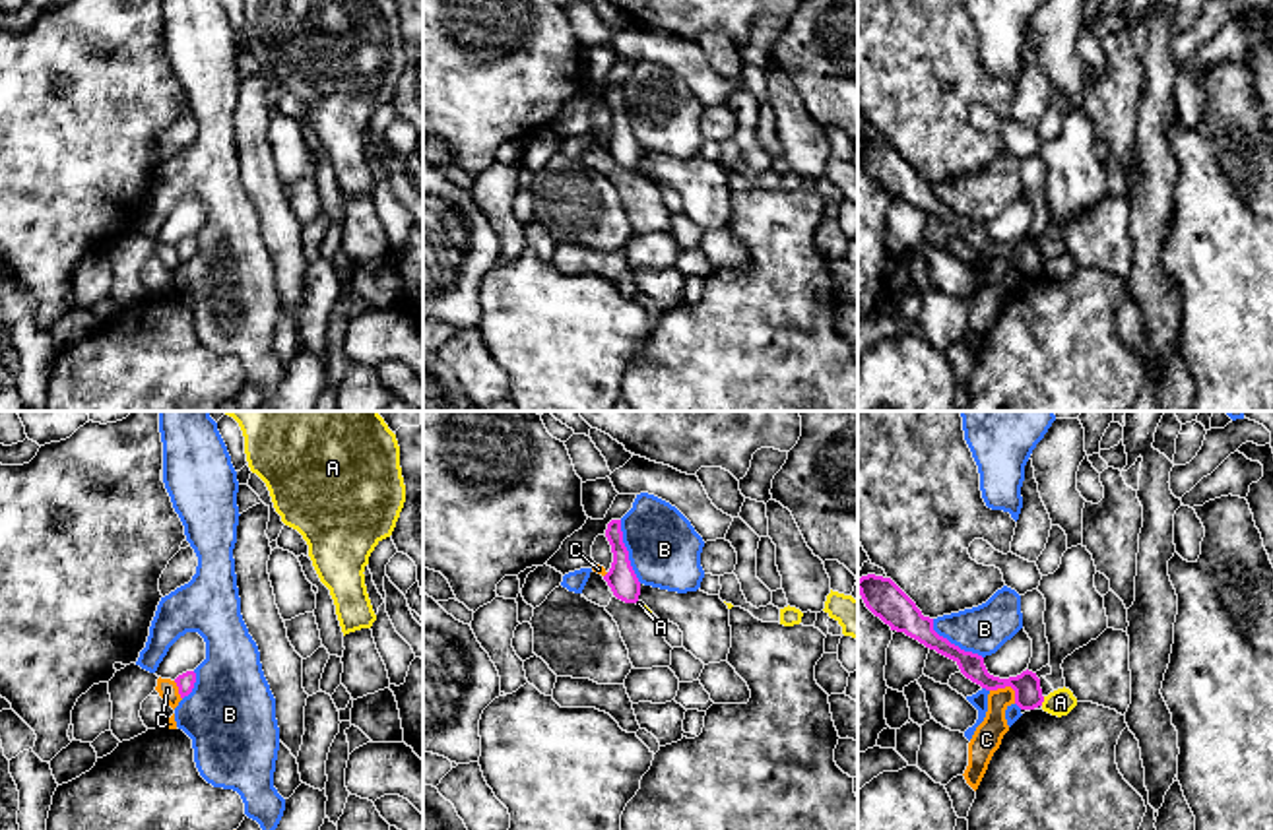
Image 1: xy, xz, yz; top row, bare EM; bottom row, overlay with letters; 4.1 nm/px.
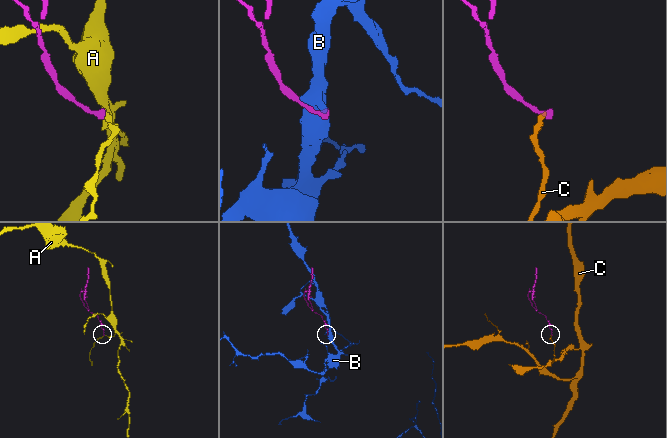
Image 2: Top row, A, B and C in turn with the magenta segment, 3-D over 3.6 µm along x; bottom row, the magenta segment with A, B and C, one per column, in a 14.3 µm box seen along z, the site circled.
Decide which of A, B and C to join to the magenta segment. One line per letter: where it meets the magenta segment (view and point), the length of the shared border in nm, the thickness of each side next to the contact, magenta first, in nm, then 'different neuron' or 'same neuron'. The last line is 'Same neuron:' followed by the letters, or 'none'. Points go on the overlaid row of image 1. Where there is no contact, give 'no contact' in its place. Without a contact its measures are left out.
A: yz (1043, 701) | 40 nm | 110/110 nm | different neuron
B: xz (627, 551) | 280 nm | 120/300 nm | different neuron
C: yz (1008, 685) | 130 nm | 110/120 nm | different neuron
Same neuron: none

